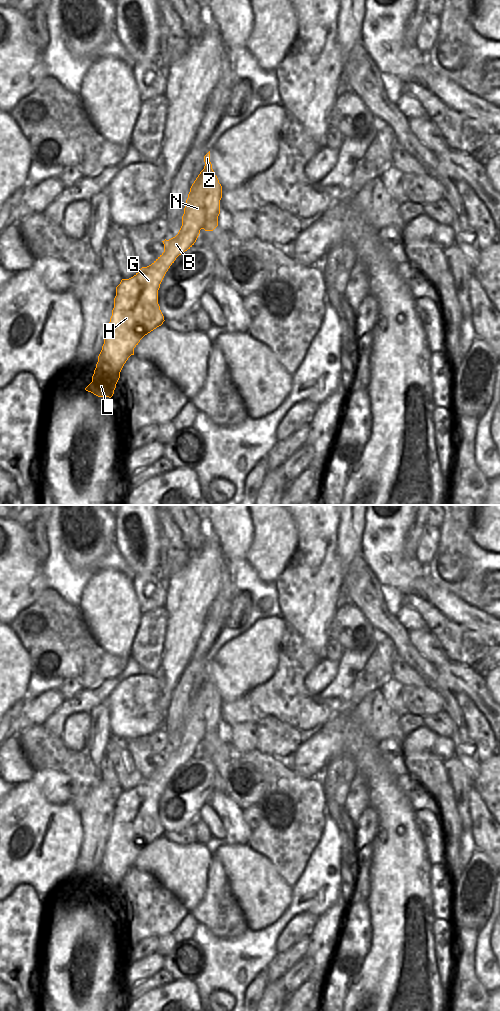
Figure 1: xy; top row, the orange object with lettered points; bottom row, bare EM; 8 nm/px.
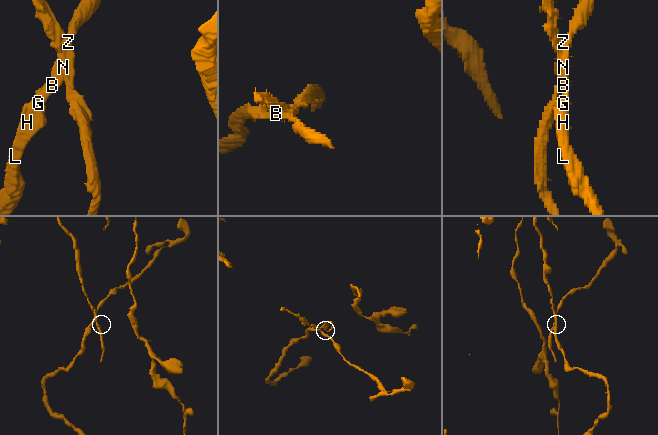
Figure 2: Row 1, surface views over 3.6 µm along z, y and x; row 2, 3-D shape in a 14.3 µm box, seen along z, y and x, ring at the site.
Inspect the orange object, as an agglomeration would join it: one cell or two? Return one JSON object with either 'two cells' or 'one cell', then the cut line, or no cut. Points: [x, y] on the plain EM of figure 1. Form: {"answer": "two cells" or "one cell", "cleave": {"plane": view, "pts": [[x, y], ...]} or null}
{"answer": "two cells", "cleave": {"plane": "xy", "pts": [[218, 694], [206, 710], [206, 733], [203, 740]]}}

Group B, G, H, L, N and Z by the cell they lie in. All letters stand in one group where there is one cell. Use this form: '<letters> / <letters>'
B G H L N / Z

